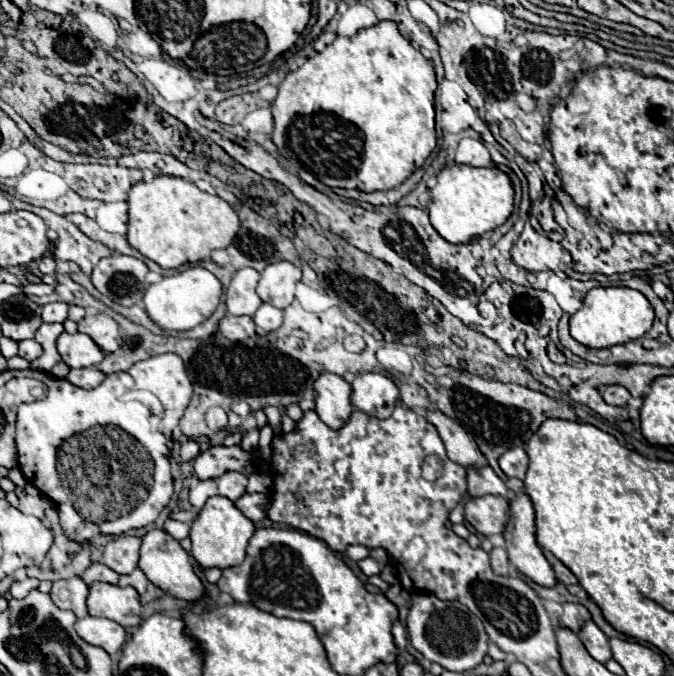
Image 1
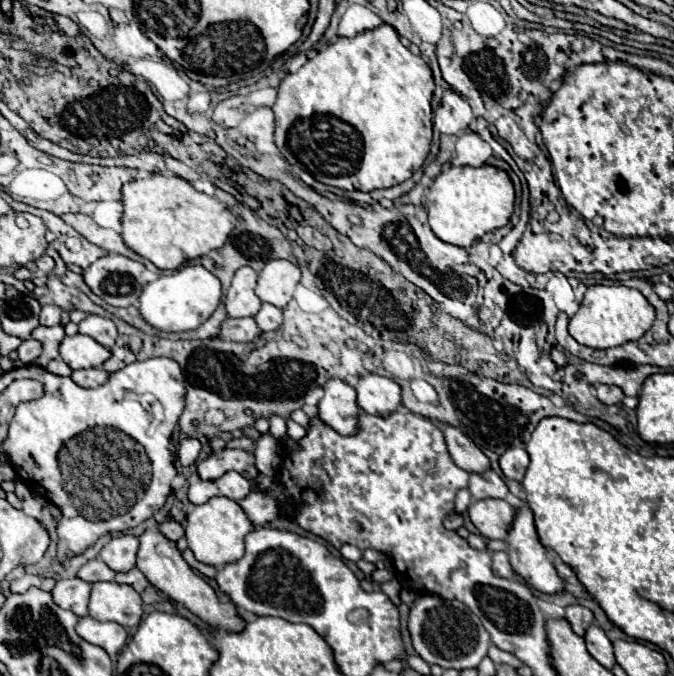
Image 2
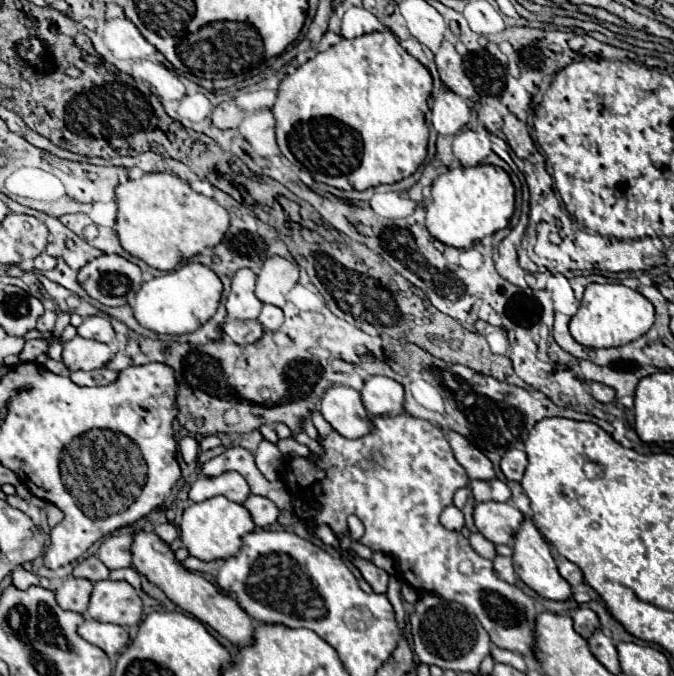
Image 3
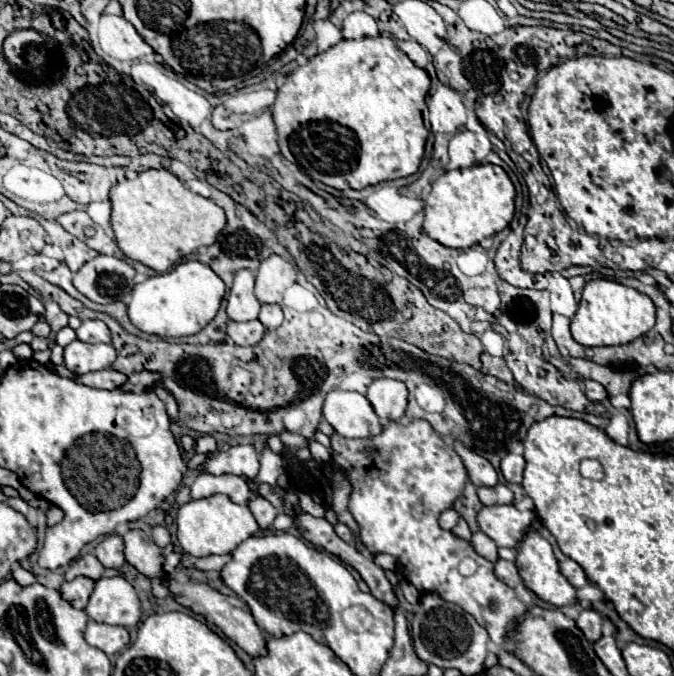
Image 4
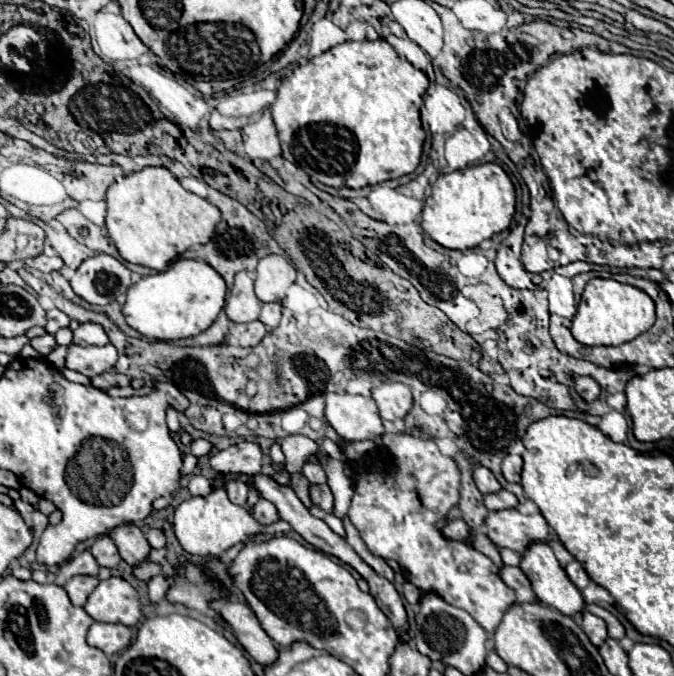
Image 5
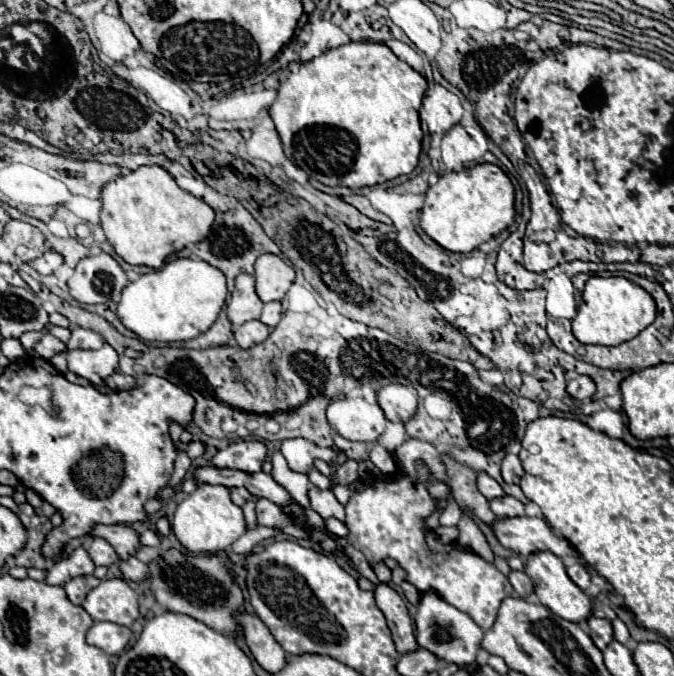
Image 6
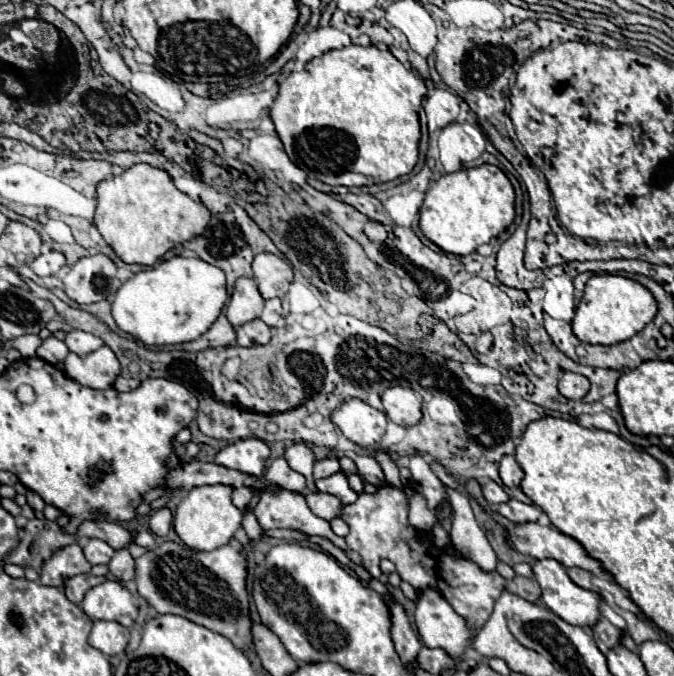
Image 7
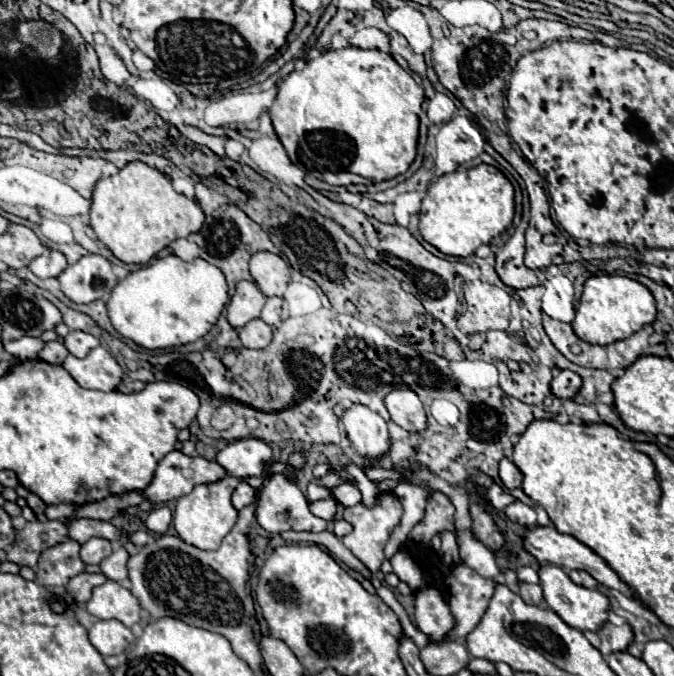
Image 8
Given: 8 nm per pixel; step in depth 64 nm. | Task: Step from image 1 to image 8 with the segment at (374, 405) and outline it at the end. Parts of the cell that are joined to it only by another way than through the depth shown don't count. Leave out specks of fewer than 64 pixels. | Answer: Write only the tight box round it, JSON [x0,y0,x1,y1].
[384,390,426,432]

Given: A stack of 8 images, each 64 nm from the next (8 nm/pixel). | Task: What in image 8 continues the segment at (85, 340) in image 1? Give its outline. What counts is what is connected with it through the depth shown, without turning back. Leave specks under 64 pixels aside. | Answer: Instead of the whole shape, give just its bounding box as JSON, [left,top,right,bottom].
[62,346,124,392]

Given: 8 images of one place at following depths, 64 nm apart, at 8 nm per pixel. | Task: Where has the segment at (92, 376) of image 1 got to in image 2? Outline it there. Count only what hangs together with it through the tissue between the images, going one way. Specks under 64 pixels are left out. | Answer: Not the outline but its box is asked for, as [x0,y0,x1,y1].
[72,368,108,388]

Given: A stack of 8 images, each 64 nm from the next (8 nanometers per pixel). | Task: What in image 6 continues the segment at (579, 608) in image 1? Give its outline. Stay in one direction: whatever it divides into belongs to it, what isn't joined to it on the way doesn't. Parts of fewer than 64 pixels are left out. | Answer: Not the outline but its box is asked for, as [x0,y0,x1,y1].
[588,616,614,650]

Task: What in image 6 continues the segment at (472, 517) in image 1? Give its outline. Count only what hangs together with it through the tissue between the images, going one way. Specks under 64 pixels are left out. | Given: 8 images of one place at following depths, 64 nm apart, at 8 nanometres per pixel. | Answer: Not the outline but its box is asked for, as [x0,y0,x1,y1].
[492,516,580,558]

